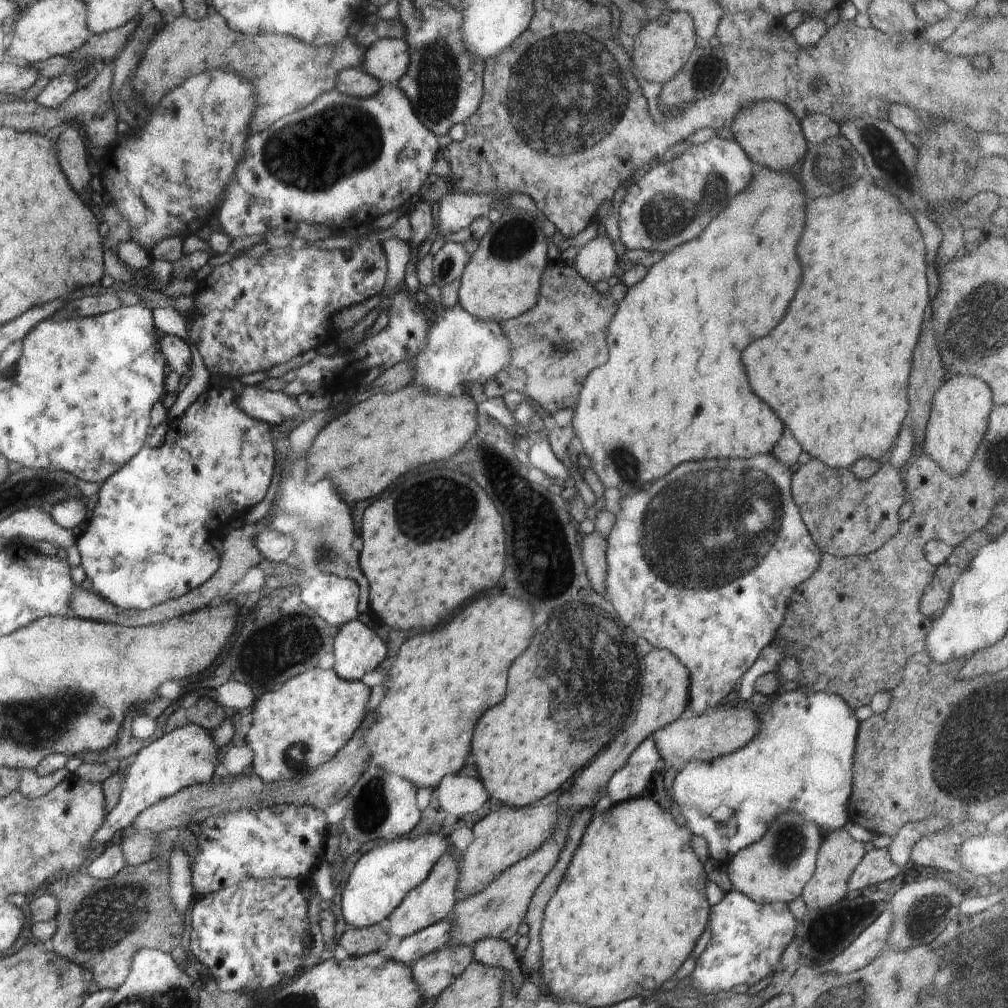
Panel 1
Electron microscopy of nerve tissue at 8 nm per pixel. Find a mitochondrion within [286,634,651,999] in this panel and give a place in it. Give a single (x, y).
(372, 806)

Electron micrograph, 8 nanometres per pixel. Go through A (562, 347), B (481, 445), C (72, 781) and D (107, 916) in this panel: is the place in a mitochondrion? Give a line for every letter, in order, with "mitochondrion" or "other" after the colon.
A: mitochondrion
B: mitochondrion
C: other
D: mitochondrion

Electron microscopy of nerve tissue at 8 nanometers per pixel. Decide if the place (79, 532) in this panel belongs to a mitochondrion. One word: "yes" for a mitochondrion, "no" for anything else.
no

